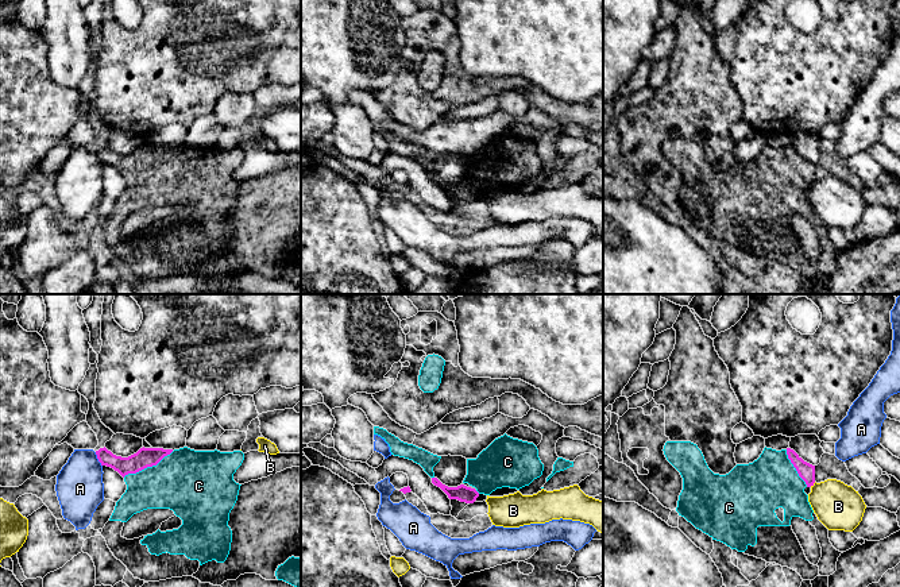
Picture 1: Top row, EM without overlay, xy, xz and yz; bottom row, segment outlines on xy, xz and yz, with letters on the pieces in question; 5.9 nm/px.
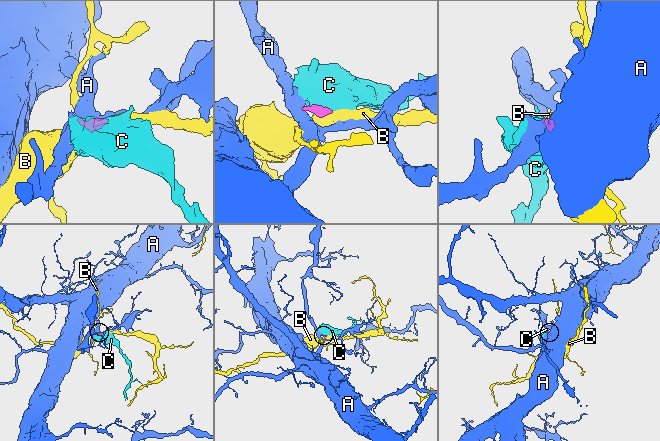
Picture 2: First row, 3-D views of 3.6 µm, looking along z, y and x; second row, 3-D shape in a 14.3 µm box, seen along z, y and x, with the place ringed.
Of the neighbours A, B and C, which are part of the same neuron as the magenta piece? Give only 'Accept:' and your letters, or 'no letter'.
Accept: C

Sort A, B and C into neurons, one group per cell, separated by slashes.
A / B / C

